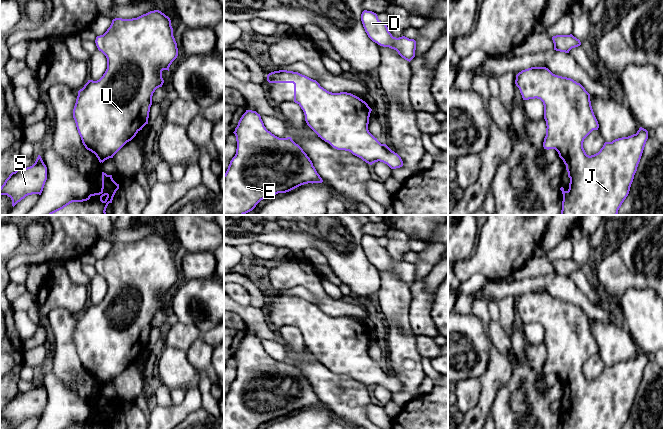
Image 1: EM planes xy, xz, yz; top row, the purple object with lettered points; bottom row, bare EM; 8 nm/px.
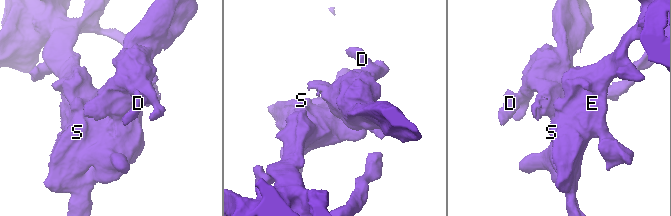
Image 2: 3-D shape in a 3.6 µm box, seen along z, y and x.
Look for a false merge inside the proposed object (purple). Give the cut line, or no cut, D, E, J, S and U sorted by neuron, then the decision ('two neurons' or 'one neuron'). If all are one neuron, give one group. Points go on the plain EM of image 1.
cut none; groups D E J S U; one neuron

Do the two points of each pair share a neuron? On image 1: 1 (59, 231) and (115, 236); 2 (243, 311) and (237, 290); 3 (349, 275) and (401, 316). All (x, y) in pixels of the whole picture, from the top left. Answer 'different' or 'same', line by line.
1: different
2: different
3: different

